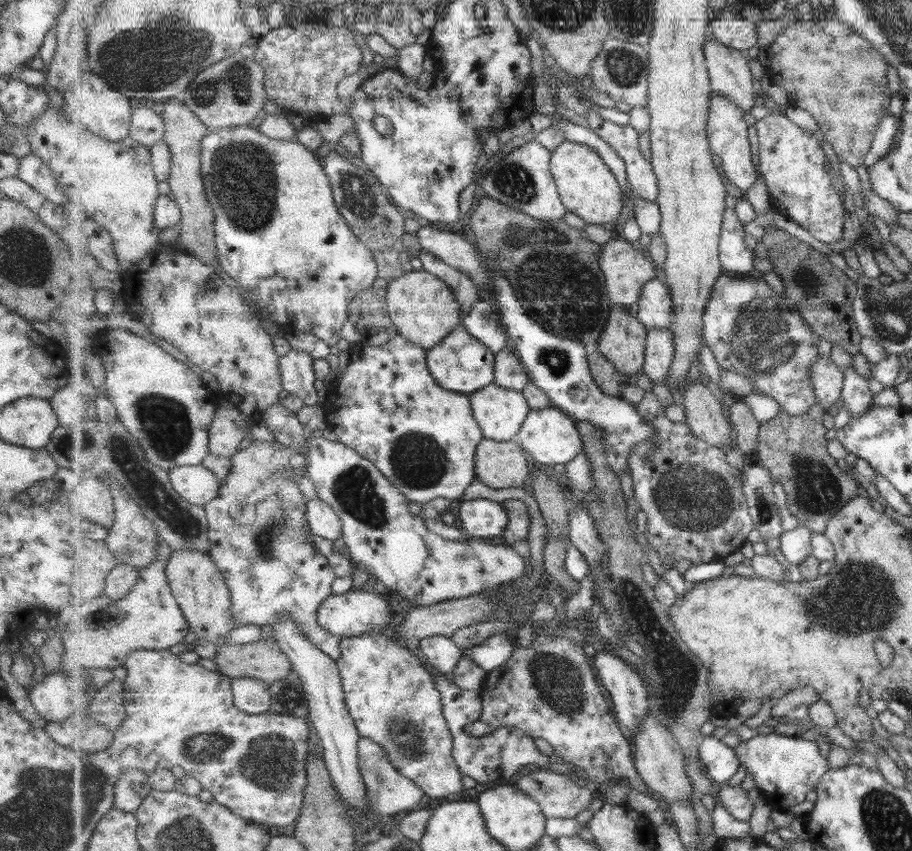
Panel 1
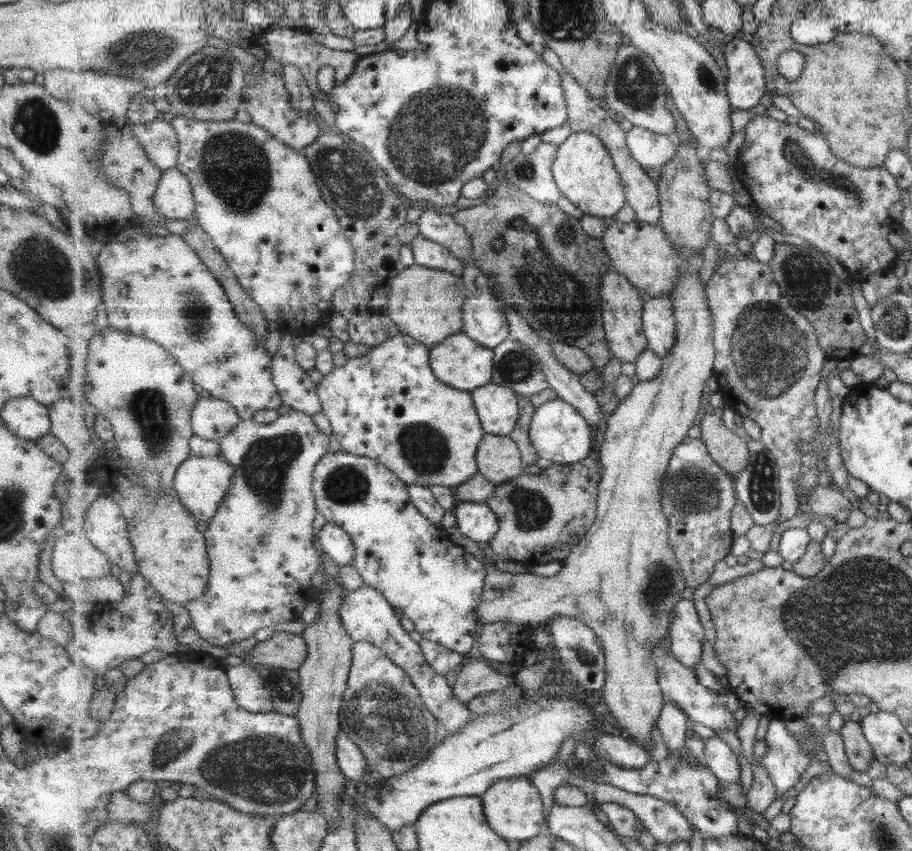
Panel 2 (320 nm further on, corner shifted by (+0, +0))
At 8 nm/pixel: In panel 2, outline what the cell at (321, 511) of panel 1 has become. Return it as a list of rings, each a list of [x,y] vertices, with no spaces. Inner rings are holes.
[[[327,521],[317,533],[317,538],[327,557],[340,566],[353,564],[356,555],[355,544],[343,527]]]

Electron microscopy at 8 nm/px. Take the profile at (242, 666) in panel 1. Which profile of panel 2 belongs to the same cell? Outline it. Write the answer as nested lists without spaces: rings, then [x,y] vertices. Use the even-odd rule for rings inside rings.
[[[277,631],[271,638],[258,641],[247,662],[253,666],[279,667],[298,670],[306,661],[308,646],[301,634]]]

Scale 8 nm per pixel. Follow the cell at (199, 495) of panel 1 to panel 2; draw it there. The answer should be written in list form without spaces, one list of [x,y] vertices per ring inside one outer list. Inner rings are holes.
[[[221,455],[191,456],[182,462],[179,467],[174,489],[178,492],[183,506],[199,521],[209,522],[218,513],[222,502],[228,497],[228,492],[234,482],[234,468],[231,463]]]

